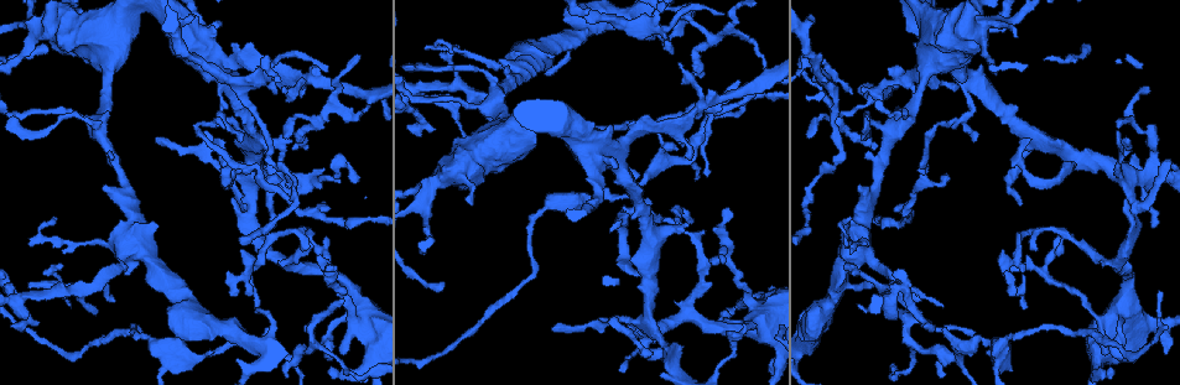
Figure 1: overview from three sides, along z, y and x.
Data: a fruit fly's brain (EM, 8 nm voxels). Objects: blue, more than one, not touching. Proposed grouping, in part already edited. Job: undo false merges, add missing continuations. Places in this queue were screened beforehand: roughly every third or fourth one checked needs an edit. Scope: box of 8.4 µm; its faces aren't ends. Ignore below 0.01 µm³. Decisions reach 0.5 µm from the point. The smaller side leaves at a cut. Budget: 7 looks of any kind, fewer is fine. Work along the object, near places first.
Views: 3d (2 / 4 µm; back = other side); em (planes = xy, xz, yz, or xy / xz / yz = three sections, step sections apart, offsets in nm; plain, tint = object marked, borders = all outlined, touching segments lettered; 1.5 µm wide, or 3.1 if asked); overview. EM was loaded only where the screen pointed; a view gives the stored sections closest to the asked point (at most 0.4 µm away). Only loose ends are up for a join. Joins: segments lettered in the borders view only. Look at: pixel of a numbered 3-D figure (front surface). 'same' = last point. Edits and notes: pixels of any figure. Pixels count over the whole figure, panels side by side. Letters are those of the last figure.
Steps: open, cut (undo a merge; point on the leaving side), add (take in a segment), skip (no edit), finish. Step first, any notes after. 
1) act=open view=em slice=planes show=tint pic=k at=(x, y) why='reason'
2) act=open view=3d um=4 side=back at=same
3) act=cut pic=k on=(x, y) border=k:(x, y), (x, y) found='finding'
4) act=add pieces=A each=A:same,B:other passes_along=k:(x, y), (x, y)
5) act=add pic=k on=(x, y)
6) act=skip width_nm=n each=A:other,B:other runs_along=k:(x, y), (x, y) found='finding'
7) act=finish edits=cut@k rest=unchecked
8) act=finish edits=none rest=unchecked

act=open view=em slice=xy step=8 show=borders pic=1 at=(293, 266) why='arms part here'

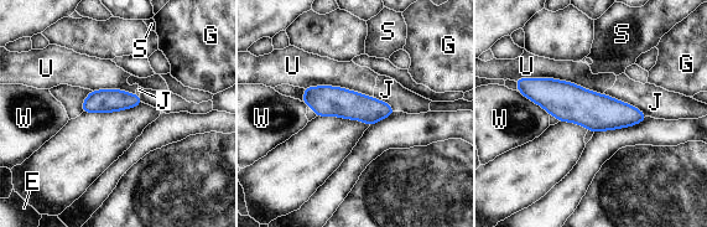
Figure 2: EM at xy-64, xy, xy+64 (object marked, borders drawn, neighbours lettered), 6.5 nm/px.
act=open view=em slice=planes show=borders at=same

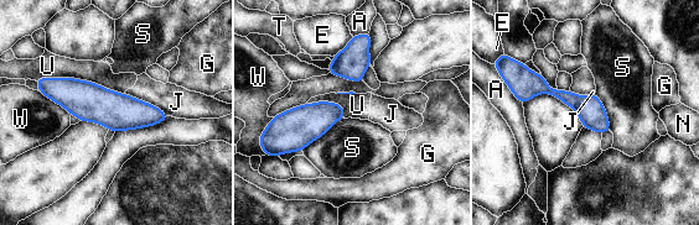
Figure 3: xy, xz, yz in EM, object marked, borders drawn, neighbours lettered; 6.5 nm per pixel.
act=skip width_nm=180 each=A:other,E:other,G:other,J:other,N:other,S:other,T:other,U:other,W:other found='continuous, no second neuron'

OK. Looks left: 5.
act=open view=em slice=xz step=4 show=tint pic=1 at=(738, 309)

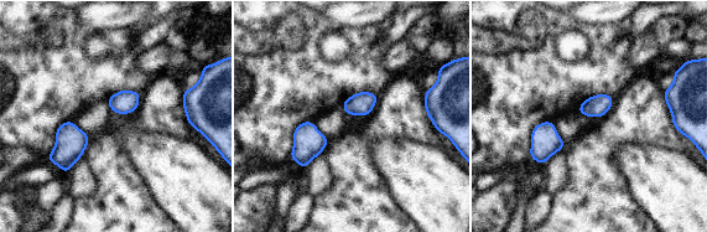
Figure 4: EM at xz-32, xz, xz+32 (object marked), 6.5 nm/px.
act=open view=em slice=planes show=borders at=same why='another direction'

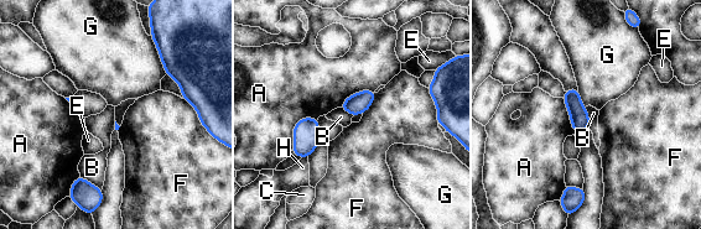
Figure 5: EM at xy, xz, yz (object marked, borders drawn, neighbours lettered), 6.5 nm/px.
act=skip each=A:other,B:other,C:other,E:other,F:other,G:other,H:other border=5:(585, 107), (588, 114), (590, 129) found='none of them fits'

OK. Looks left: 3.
act=open view=em slice=planes show=borders pic=1 at=(357, 181) why='long arm stops here'

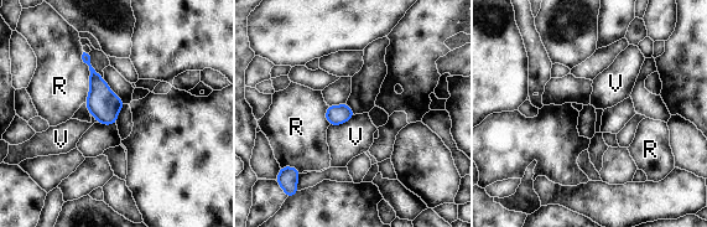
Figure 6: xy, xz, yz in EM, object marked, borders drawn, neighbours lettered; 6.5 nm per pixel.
act=skip longest_contact=R:340nm each=R:other,V:other found='no lettered segment goes on from it'

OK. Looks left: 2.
act=finish edits=none rest=unchecked

